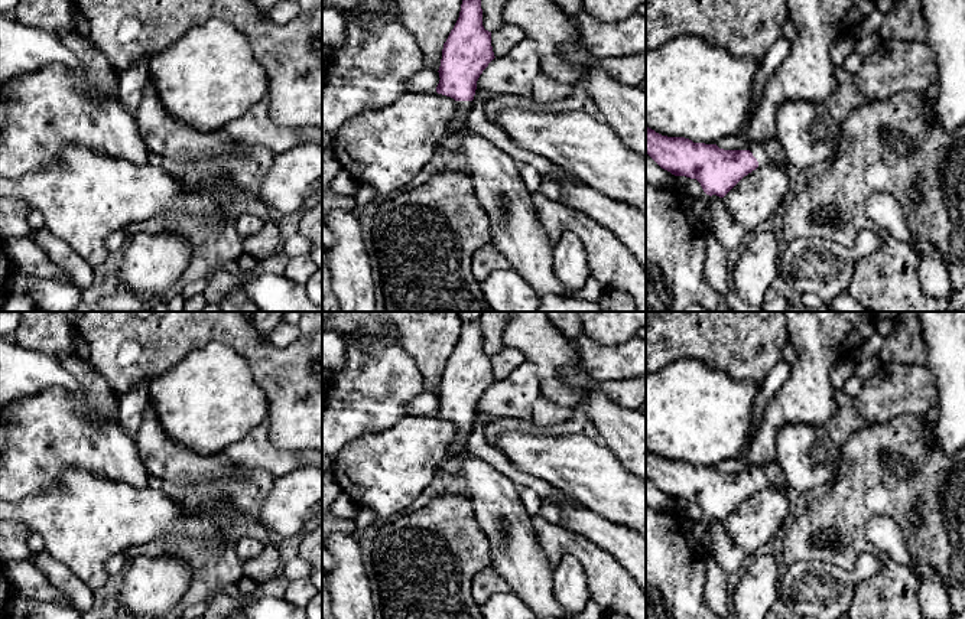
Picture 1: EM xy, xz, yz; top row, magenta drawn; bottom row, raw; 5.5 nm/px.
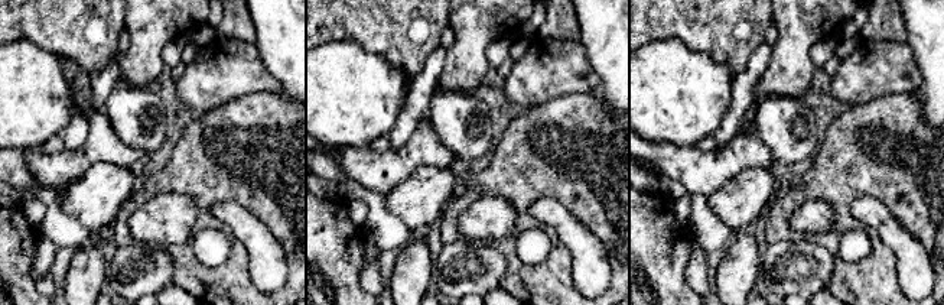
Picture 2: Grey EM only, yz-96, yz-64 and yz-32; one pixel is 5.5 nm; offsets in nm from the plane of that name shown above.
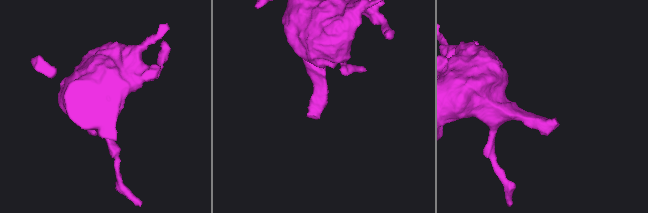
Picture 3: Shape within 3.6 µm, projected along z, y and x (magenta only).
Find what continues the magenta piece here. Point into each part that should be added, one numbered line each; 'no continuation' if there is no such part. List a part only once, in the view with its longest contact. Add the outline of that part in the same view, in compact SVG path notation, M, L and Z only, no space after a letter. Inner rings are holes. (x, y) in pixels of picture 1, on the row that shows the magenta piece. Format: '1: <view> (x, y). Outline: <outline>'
1: yz (769, 152). Outline: M774 140L754 141L750 152L757 159L758 164L773 164L786 162L782 144Z

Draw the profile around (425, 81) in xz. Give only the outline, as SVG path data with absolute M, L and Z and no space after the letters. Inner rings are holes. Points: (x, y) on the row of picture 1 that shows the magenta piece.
M423 69L417 72L407 84L409 94L420 94L420 92L430 92L436 91L439 84L439 72Z

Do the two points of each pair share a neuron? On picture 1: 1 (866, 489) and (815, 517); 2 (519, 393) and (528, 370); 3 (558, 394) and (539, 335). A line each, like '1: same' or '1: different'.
1: same
2: same
3: same

